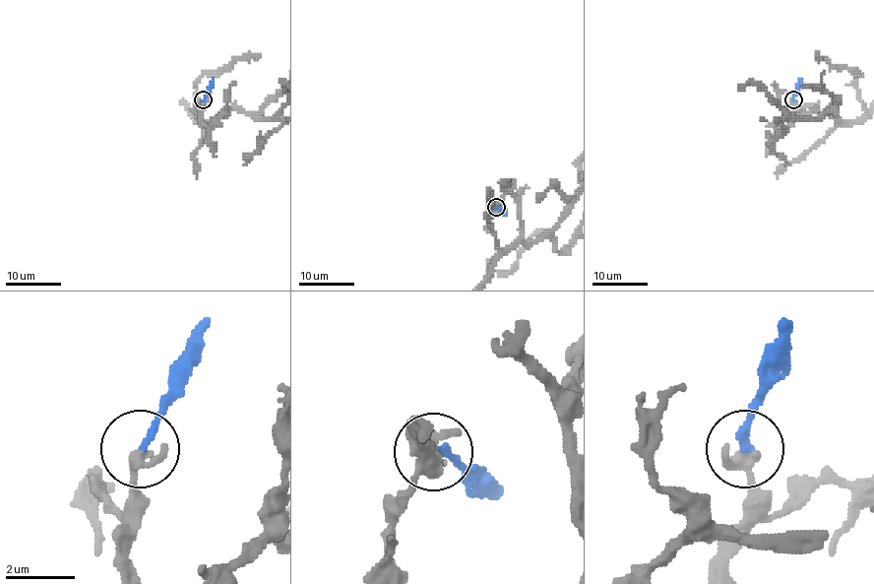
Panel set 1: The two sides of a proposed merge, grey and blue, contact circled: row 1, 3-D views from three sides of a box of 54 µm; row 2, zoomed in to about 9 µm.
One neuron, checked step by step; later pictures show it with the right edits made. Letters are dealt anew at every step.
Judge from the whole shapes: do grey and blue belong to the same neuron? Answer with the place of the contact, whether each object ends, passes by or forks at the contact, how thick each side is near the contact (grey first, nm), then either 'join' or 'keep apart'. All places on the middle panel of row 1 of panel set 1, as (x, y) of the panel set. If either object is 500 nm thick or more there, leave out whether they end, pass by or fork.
(496, 207) | grey passes by | blue ends | 280/200 nm | join

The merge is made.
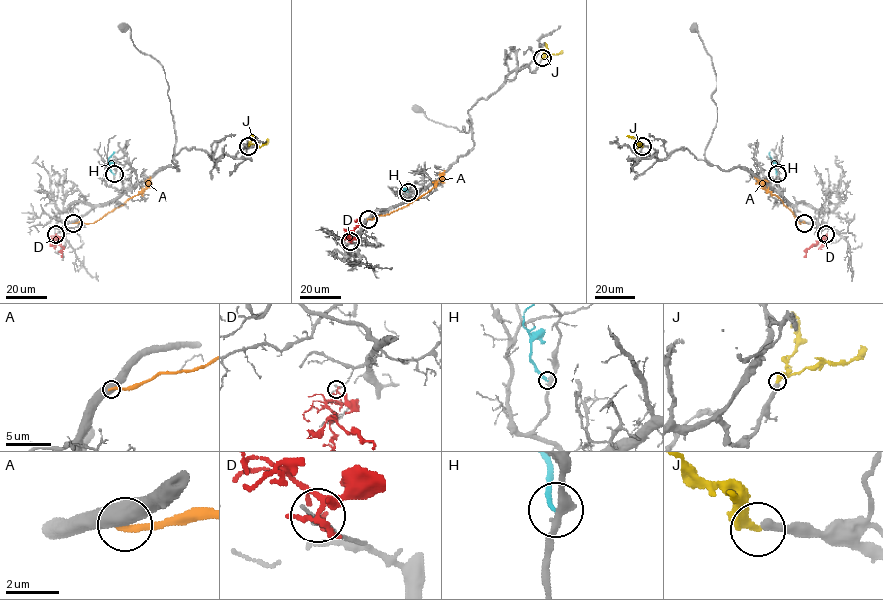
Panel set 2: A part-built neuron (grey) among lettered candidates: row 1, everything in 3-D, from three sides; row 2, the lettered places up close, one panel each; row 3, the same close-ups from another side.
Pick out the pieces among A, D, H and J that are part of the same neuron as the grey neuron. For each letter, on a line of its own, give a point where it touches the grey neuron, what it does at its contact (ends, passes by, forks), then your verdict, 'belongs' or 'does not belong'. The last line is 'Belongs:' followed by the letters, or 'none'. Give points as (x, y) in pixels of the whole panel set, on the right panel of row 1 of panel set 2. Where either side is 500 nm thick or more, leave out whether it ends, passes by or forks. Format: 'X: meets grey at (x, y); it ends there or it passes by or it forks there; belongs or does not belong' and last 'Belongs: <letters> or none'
A: meets grey at (804, 223); does not belong
D: meets grey at (826, 234); it ends there; does not belong
H: meets grey at (777, 174); it ends there; does not belong
J: meets grey at (642, 146); it ends there; belongs
Belongs: J

